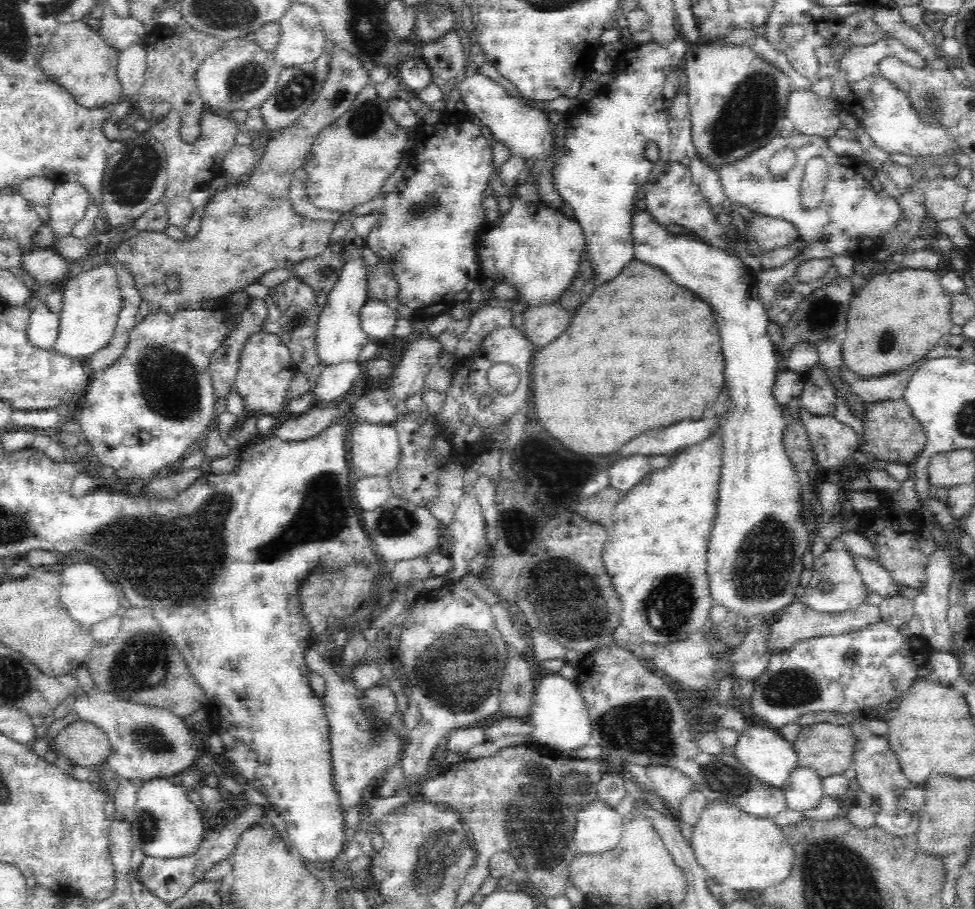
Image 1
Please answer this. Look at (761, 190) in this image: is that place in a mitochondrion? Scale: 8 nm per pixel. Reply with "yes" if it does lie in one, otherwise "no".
no

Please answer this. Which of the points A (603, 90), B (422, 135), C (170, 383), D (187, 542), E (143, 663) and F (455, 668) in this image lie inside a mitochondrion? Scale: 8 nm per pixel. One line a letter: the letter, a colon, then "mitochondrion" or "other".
A: other
B: other
C: mitochondrion
D: mitochondrion
E: mitochondrion
F: mitochondrion

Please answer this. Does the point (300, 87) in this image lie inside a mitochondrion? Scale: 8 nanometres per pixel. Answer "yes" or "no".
yes

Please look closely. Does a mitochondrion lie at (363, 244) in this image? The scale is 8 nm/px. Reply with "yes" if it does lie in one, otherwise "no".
no

